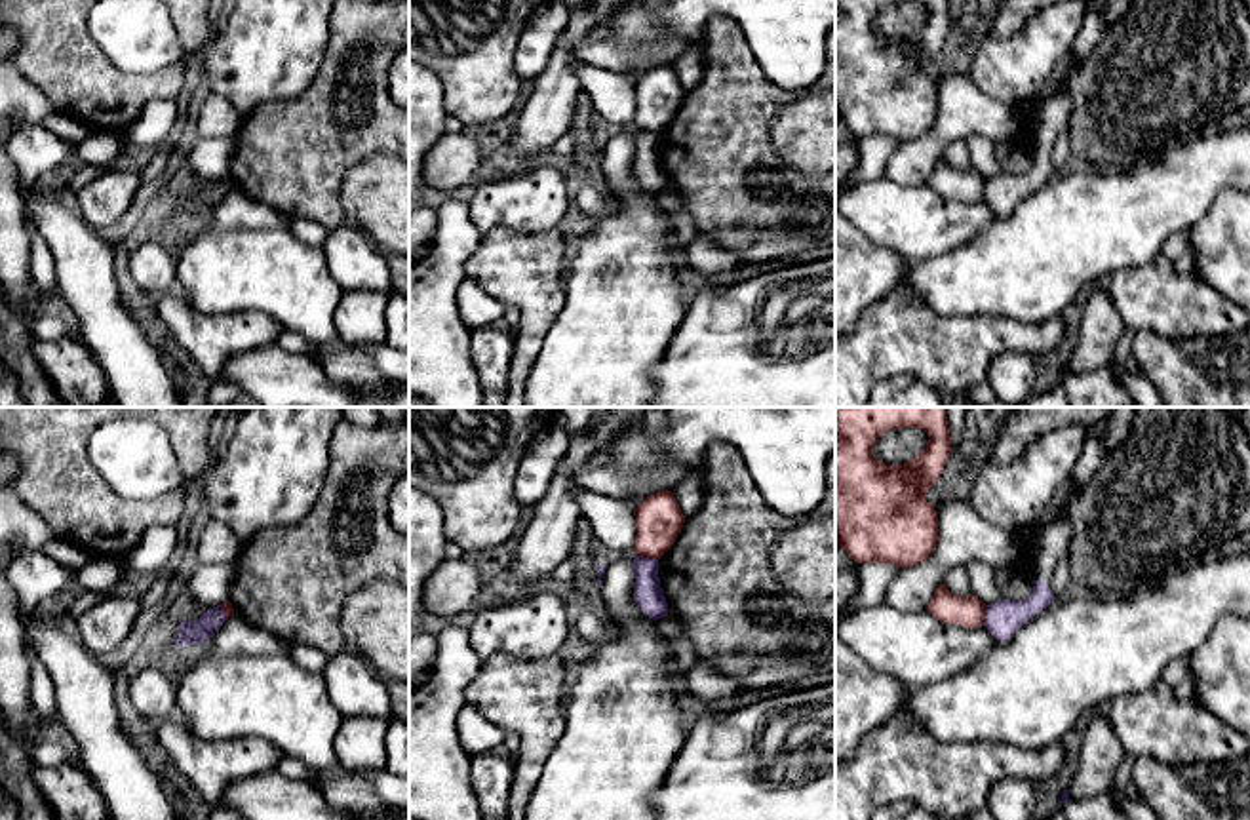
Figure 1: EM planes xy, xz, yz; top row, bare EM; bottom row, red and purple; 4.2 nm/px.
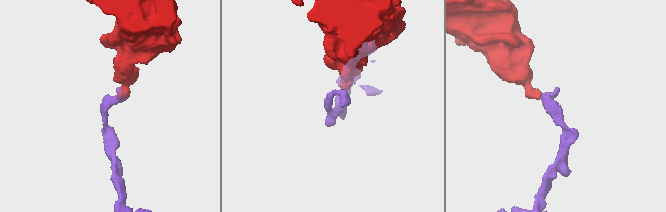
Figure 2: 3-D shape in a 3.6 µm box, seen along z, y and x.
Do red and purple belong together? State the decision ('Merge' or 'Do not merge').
Do not merge

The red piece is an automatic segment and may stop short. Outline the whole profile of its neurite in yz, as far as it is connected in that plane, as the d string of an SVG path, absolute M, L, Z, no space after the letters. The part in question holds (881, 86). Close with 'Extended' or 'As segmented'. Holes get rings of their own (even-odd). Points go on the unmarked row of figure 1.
M835 0L835 120L854 137L890 137L898 143L927 135L938 116L938 86L927 74L927 65L940 53L951 27L947 0ZM921 2L928 10L927 21L909 36L889 40L873 30L875 15L887 4Z. As segmented

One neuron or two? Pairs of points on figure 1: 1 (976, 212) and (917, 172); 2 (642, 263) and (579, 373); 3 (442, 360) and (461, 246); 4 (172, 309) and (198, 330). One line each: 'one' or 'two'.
1: two
2: one
3: one
4: one

